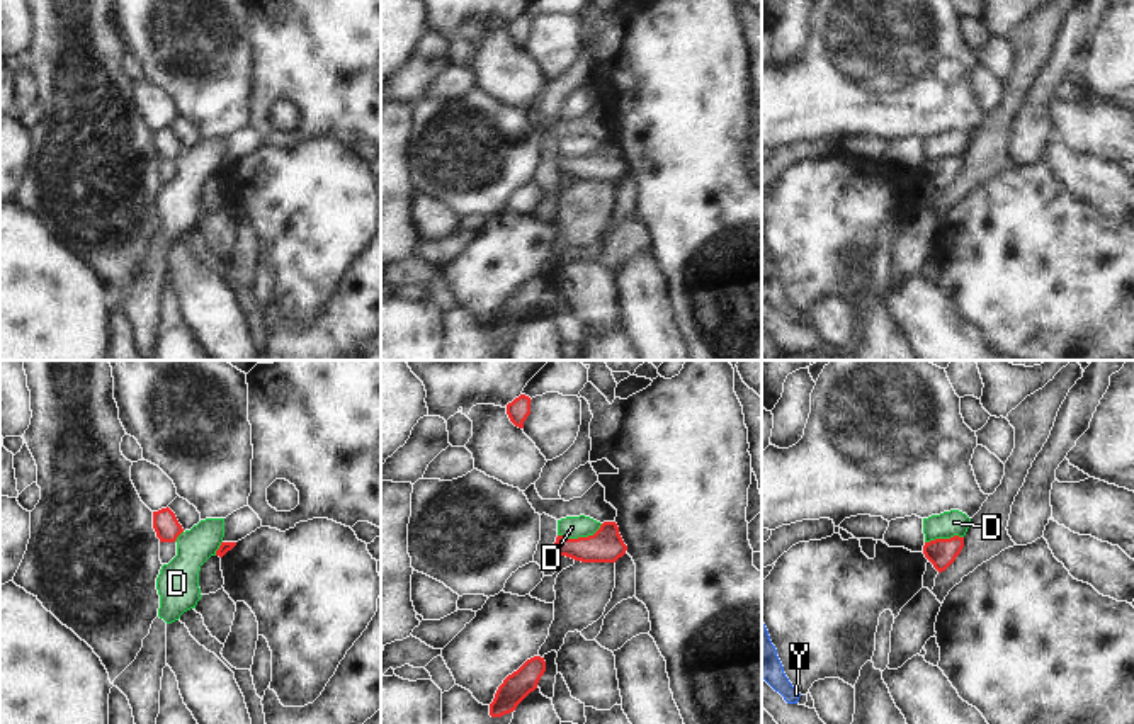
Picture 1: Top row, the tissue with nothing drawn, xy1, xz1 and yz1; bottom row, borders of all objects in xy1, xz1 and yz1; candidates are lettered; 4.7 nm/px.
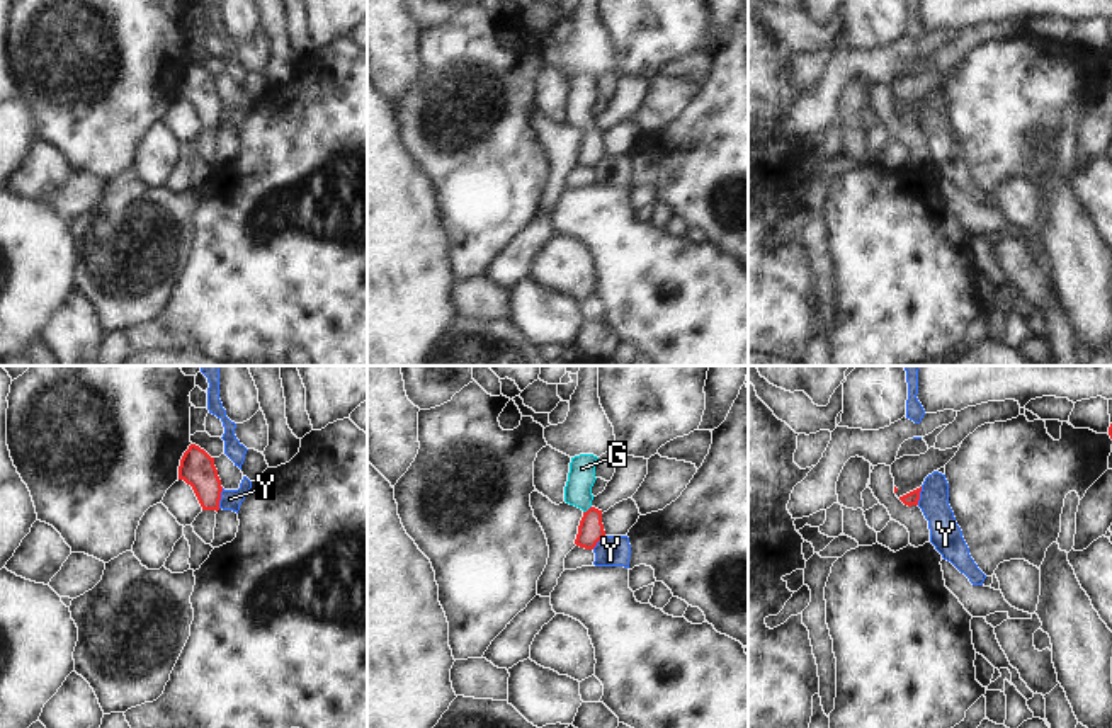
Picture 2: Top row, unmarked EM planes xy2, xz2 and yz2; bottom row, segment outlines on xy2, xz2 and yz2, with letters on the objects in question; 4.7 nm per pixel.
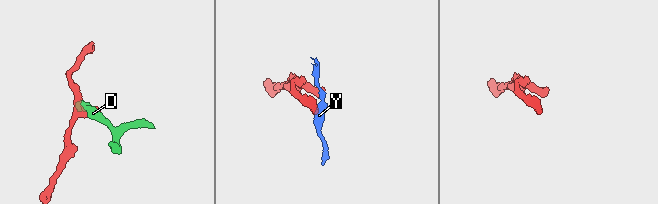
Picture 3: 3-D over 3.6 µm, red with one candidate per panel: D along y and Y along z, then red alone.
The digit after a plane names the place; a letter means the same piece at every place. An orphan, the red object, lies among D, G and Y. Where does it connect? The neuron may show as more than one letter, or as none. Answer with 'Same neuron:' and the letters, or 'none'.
Same neuron: G

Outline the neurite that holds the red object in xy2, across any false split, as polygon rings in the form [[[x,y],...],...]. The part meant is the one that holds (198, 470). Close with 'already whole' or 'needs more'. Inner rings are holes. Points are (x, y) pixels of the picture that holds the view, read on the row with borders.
[[[190,444],[179,466],[179,480],[192,486],[202,510],[219,510],[221,480],[211,458],[204,449]]]; already whole

